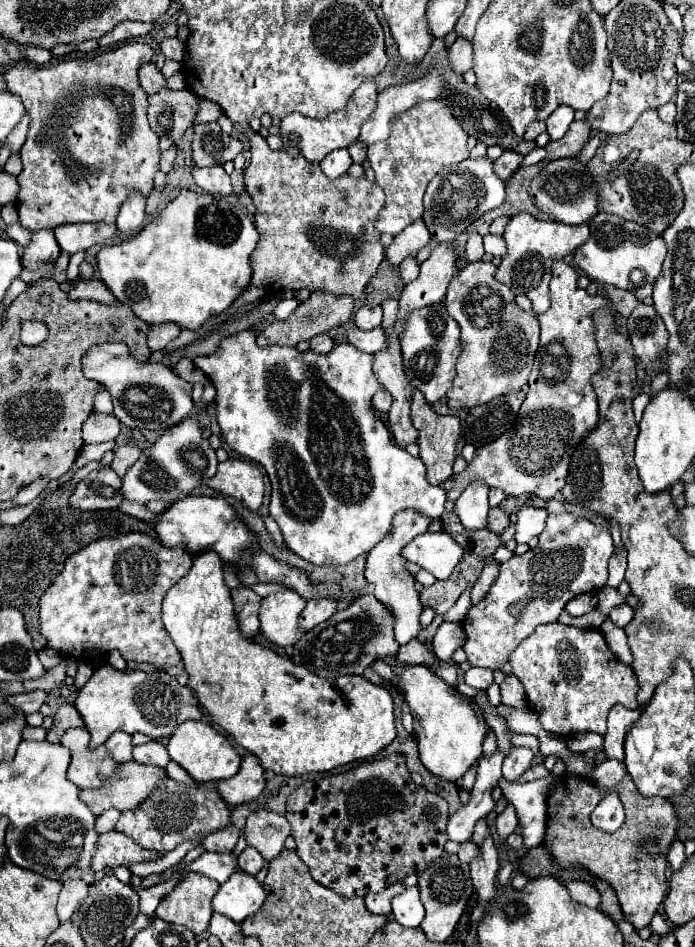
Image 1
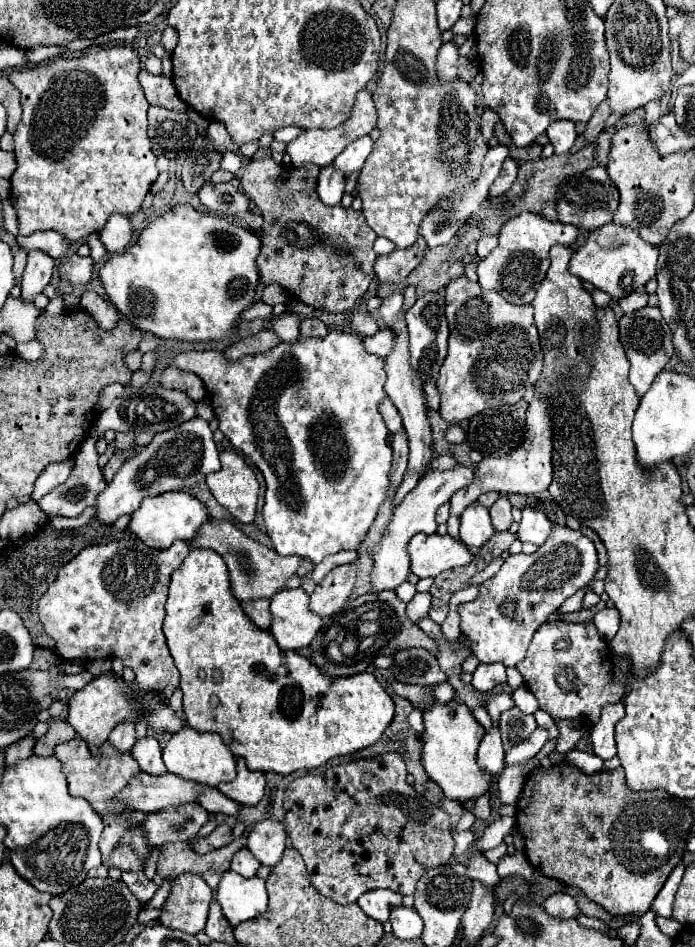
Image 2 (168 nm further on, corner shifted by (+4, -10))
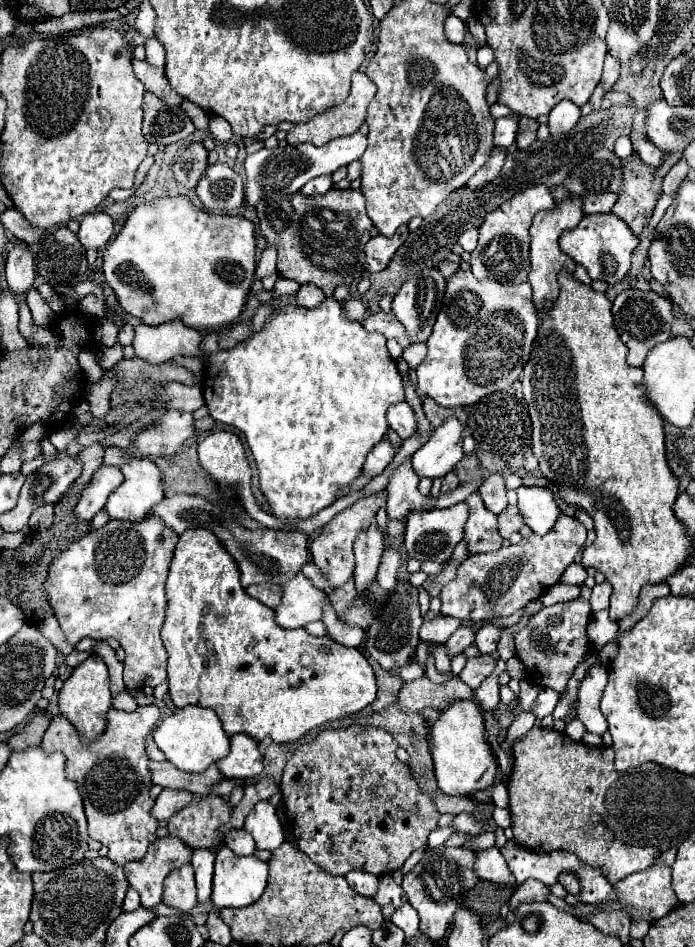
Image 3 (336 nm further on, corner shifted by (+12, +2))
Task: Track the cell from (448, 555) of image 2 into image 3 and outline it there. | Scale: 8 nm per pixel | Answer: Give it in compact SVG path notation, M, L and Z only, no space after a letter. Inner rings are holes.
M464 502L446 508L446 510L428 510L428 512L414 512L408 518L406 524L406 536L404 536L404 550L408 558L416 558L420 562L434 560L434 562L446 562L456 548L458 542L464 540L464 524L466 524L468 508Z

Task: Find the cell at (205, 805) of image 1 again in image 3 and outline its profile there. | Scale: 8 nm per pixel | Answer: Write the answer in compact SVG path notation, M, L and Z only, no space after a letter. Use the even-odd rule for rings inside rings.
M162 790L162 794L156 798L154 808L152 808L152 816L156 820L170 820L174 814L178 814L182 808L186 808L192 802L192 794L190 792L176 792L176 790Z

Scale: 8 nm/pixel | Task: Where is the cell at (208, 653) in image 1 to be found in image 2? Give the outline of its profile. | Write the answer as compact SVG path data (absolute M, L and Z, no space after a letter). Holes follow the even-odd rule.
M190 548L182 566L172 574L168 602L166 602L164 634L168 640L170 654L174 658L174 664L180 672L180 690L184 692L184 718L186 718L186 722L198 732L218 732L224 738L224 742L230 746L232 754L242 756L246 760L248 768L252 768L252 770L262 770L262 772L274 770L278 774L290 774L290 772L302 770L302 768L308 768L308 770L318 768L334 756L352 754L356 750L362 750L362 748L374 744L376 740L382 738L382 732L392 722L394 702L388 696L388 692L378 684L378 680L372 672L360 672L356 676L324 676L324 672L320 672L320 668L316 668L316 664L312 664L306 656L300 656L298 652L282 652L278 648L274 636L268 630L256 628L256 624L252 624L248 620L248 616L240 608L240 602L234 598L234 594L230 590L230 576L228 576L228 568L226 568L224 560L220 558L220 554L216 554L212 550Z

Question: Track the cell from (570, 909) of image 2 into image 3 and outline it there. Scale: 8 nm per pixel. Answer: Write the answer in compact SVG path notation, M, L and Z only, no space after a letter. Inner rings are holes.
M526 880L510 898L510 908L514 910L520 902L548 902L550 888L538 880Z

